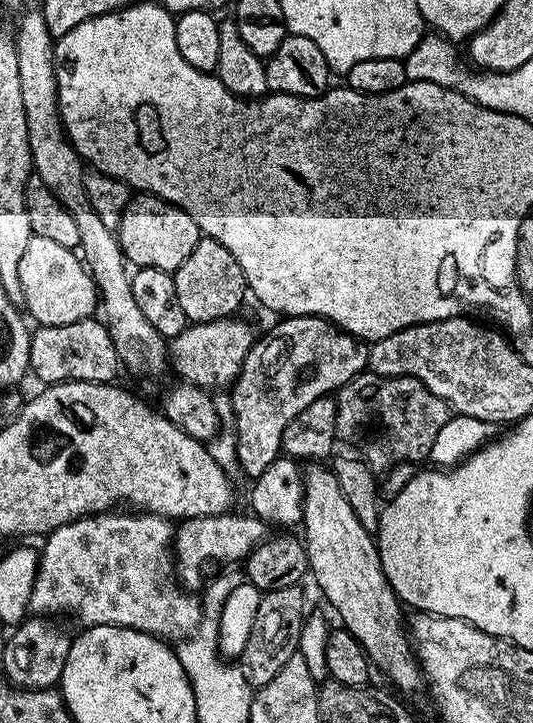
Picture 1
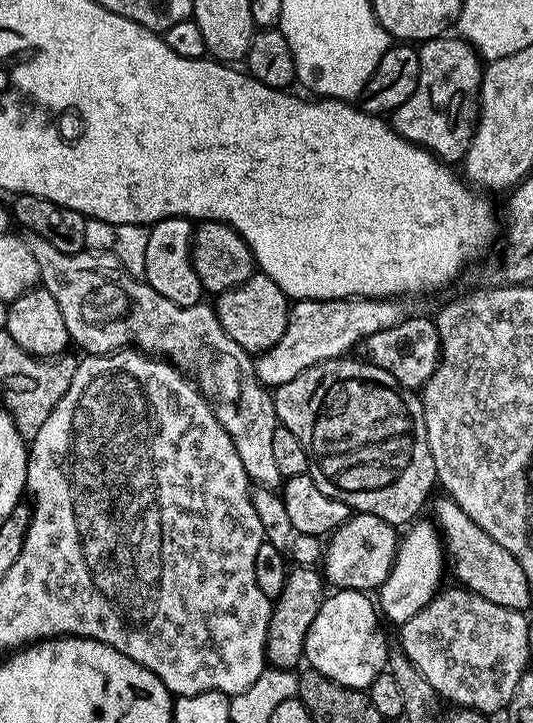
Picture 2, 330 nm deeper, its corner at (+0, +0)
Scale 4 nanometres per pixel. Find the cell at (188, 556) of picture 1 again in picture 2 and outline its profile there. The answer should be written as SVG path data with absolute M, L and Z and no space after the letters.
M358 512L349 515L348 520L327 537L322 557L322 575L333 589L375 593L392 572L397 543L397 525L382 522L382 518L375 514Z

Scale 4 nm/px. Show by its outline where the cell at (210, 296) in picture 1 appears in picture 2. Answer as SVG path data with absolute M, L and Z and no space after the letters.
M257 270L246 282L219 293L215 297L214 307L222 330L226 330L226 334L230 334L230 338L234 338L234 342L250 354L270 350L270 346L286 334L290 297L265 272Z

